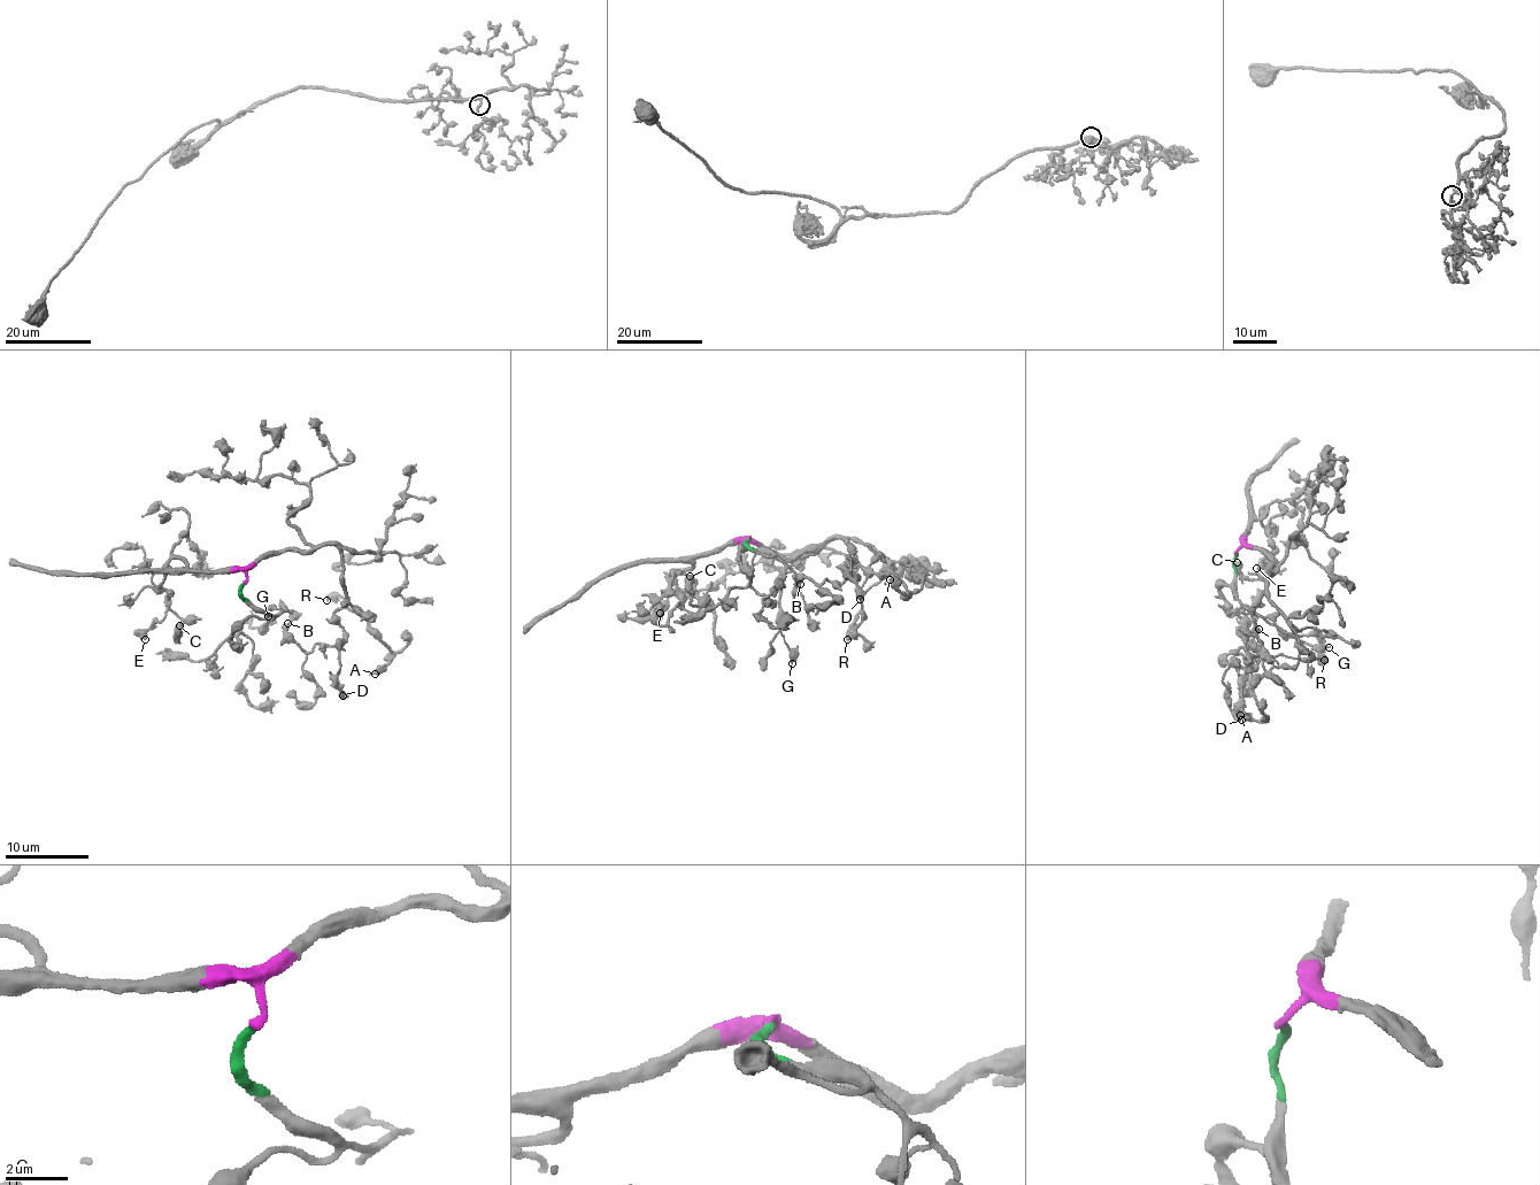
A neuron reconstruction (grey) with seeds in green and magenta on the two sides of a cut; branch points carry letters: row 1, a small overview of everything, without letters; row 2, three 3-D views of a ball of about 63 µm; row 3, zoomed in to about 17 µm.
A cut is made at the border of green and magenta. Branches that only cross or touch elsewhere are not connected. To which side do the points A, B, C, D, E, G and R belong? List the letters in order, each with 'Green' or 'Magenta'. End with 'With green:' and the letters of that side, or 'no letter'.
A: Magenta
B: Magenta
C: Magenta
D: Magenta
E: Magenta
G: Green
R: Magenta
With green: G

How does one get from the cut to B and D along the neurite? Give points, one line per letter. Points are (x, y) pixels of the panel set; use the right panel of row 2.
B: (1236, 552), (1245, 546), (1273, 561), (1253, 608), (1262, 644), (1252, 669), (1245, 641), (1260, 629)
D: (1236, 552), (1245, 546), (1273, 561), (1253, 608), (1262, 644), (1257, 661), (1231, 667), (1223, 678), (1242, 721)

